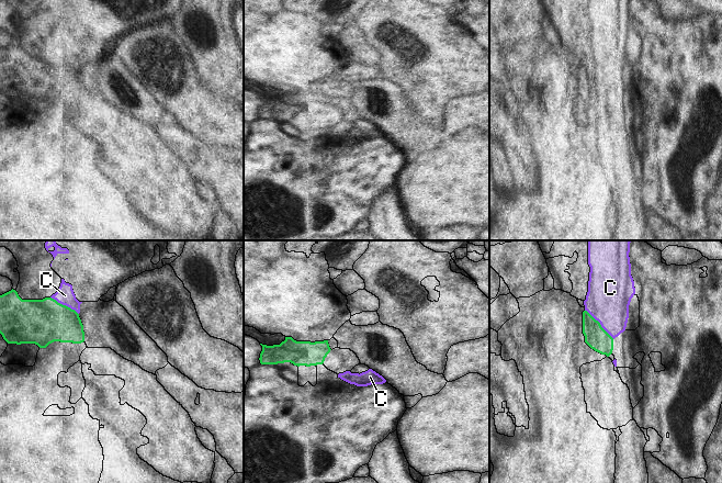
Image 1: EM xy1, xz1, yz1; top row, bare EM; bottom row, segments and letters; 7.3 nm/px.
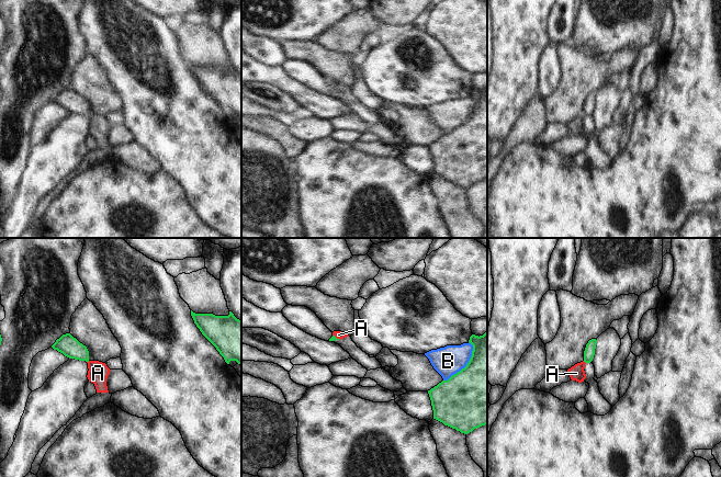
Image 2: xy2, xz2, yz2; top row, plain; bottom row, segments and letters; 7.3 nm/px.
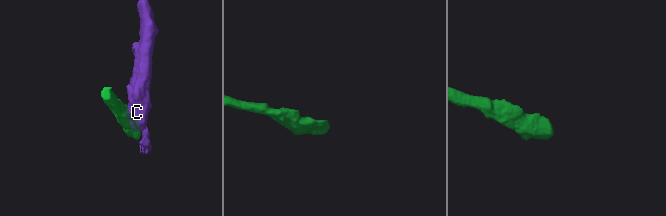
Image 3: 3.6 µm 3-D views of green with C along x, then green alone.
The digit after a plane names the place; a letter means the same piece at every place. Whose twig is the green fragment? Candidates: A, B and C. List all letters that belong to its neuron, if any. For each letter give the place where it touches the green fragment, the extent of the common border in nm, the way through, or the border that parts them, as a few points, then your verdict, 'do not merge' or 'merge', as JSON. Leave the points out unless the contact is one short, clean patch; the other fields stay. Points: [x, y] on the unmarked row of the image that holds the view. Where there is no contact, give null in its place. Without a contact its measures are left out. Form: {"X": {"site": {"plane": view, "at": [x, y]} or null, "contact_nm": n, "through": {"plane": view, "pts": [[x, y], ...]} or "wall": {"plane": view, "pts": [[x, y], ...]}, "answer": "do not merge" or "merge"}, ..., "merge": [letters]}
{"A": {"site": {"plane": "xz2", "at": [336, 92]}, "contact_nm": 70, "wall": {"plane": "xz2", "pts": [[333, 89], [340, 93]]}, "answer": "do not merge"}, "B": {"site": {"plane": "xz2", "at": [466, 118]}, "contact_nm": 340, "answer": "do not merge"}, "C": {"site": {"plane": "yz1", "at": [599, 78]}, "contact_nm": 300, "wall": {"plane": "yz1", "pts": [[585, 64], [613, 92]]}, "answer": "do not merge"}, "merge": []}

